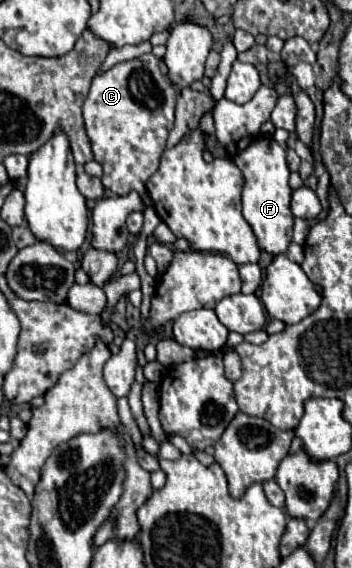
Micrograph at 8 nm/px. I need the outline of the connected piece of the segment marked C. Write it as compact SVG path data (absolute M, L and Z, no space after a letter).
M154 54L120 62L108 72L94 76L84 102L84 124L94 160L102 164L102 184L116 196L136 190L142 194L146 180L156 172L166 138L174 128L174 108L178 92L160 72Z

